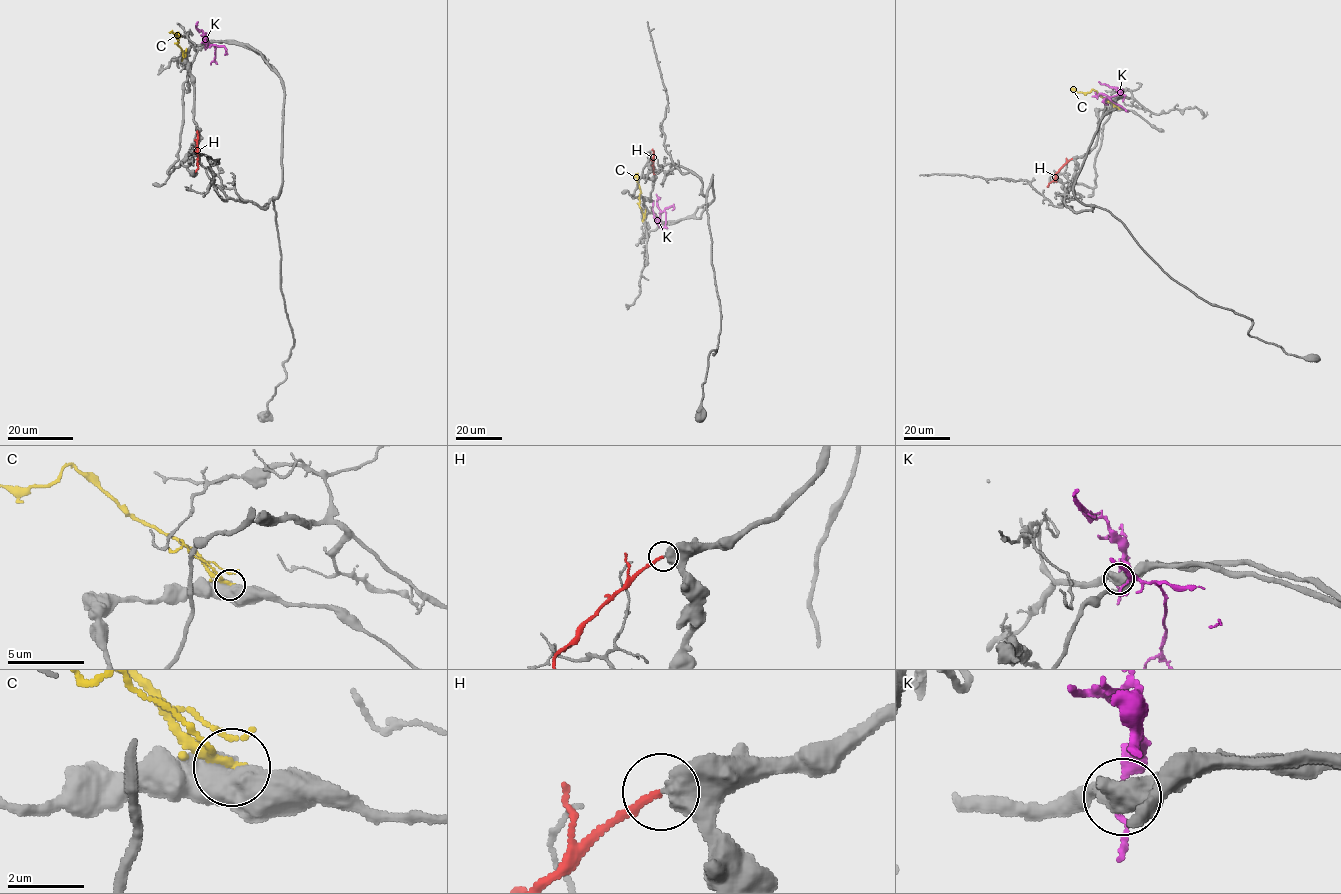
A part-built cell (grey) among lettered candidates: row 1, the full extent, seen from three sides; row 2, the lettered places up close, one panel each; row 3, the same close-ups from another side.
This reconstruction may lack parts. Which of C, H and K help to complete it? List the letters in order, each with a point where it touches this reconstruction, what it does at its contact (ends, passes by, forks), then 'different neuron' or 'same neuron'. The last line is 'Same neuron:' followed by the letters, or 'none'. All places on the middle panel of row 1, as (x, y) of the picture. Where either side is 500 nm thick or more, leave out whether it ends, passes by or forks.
C: contact (643, 218); different neuron
H: contact (654, 174); same neuron
K: contact (659, 226); different neuron
Same neuron: H

